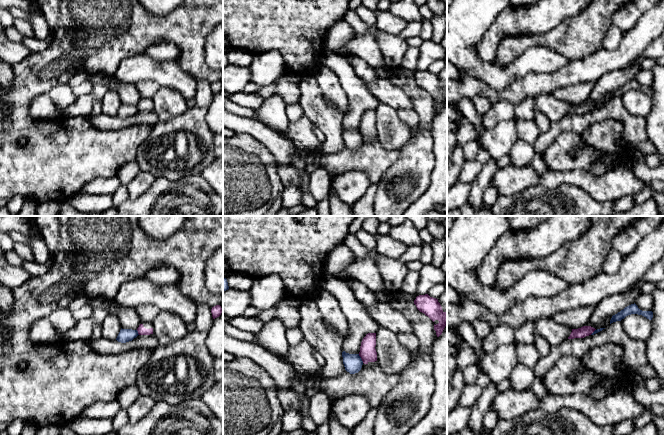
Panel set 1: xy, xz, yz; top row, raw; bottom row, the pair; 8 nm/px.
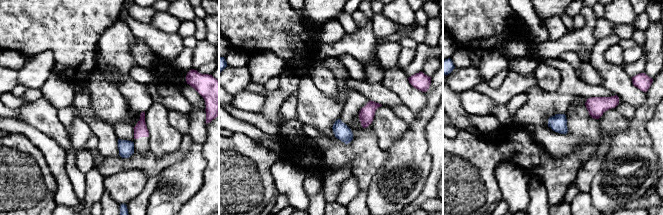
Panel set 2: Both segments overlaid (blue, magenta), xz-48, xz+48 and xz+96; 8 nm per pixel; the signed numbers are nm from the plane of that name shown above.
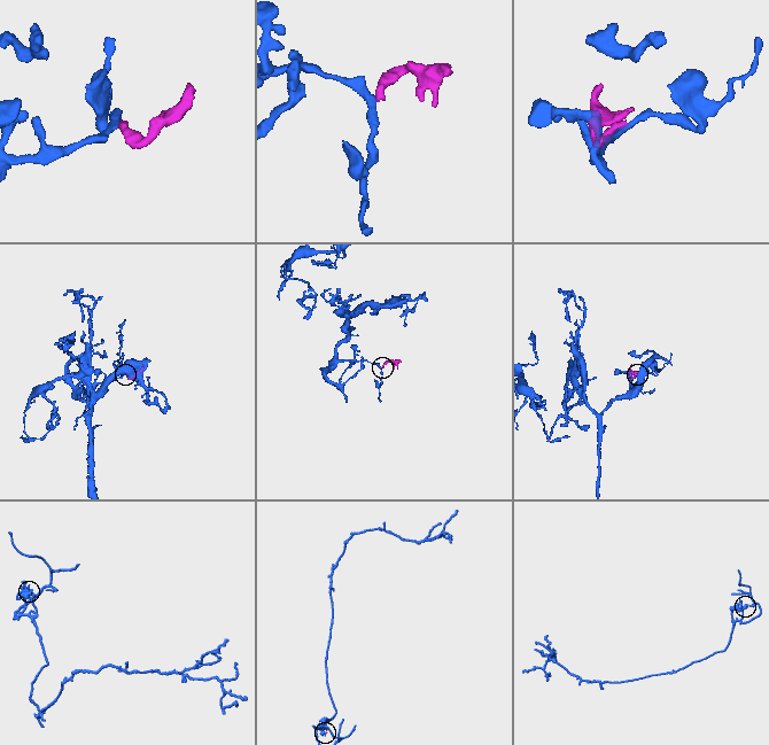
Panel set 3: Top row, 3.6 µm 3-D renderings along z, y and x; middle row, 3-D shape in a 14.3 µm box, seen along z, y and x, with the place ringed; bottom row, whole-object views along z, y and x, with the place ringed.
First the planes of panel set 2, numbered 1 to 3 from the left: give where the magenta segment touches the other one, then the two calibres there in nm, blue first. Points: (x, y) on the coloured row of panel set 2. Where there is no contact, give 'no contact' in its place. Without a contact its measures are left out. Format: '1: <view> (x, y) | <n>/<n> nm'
1: no contact
2: no contact
3: no contact

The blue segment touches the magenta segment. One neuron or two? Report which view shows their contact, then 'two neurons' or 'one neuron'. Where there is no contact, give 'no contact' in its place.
xz | two neurons

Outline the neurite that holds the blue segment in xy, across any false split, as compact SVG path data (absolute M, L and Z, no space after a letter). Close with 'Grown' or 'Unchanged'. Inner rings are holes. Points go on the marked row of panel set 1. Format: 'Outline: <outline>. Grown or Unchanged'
Outline: M122 329L120 330L116 340L121 343L126 343L129 341L132 341L134 338L138 336L138 331L137 330L132 330L132 329Z. Unchanged

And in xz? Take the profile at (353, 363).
Outline: M345 351L342 352L343 364L345 370L350 374L358 373L363 365L363 361L359 354L349 354Z. Unchanged

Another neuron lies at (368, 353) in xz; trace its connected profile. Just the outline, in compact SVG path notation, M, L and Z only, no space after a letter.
M368 333L363 338L360 346L359 356L364 364L370 364L377 361L376 346L376 333Z

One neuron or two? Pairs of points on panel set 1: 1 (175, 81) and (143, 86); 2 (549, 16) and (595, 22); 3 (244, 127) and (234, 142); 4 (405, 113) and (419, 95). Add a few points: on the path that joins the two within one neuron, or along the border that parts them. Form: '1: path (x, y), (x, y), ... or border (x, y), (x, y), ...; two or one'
1: border (136, 83), (154, 81), (161, 86); two
2: border (583, 10), (565, 17), (557, 25), (545, 32); two
3: border (235, 132), (250, 134), (261, 143); two
4: border (413, 109), (418, 116), (419, 124); two

